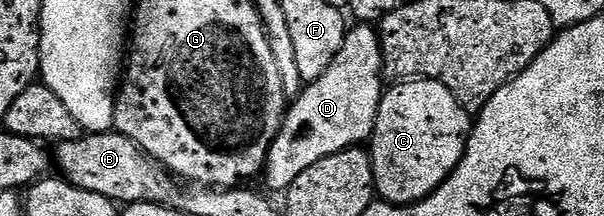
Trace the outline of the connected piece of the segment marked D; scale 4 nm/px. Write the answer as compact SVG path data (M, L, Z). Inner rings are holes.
M367 23L348 28L347 38L333 63L286 106L283 126L267 153L268 187L285 191L313 163L343 149L362 146L375 130L377 111L385 92L383 81L383 52L378 32Z

